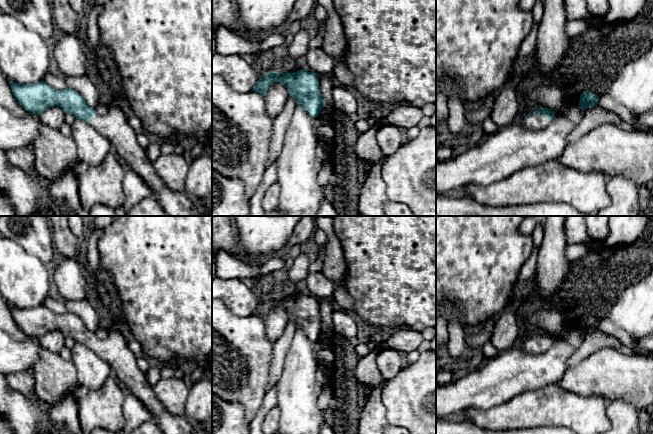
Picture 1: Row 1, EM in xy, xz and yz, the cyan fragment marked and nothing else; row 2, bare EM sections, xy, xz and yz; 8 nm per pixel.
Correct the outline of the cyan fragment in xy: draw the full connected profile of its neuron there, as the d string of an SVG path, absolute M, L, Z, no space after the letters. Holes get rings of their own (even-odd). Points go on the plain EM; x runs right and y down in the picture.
M44 305L32 308L9 306L14 321L28 336L40 339L47 332L59 330L65 337L89 347L106 361L125 392L132 393L143 403L164 434L211 434L185 416L169 413L157 400L153 387L147 383L145 372L137 365L137 356L131 351L128 338L122 333L125 324L118 314L110 314L113 321L108 327L109 335L100 339L71 312L56 314Z

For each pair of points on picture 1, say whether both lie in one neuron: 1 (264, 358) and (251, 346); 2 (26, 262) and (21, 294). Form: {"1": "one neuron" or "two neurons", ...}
{"1": "one neuron", "2": "one neuron"}

